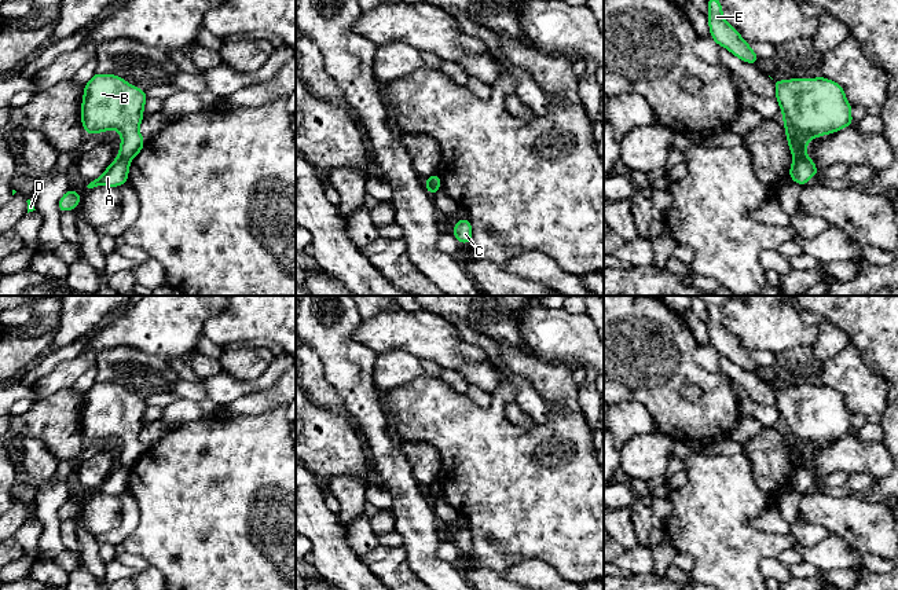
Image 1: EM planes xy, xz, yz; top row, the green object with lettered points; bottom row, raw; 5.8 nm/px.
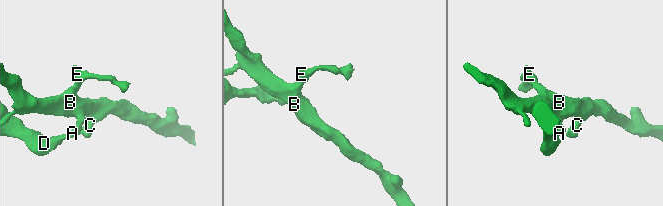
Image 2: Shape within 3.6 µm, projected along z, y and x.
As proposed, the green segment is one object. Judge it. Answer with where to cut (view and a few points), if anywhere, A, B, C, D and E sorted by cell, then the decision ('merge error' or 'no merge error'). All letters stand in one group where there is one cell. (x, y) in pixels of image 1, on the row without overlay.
cut xy (118, 462), (129, 471); groups A D / B C E; merge error

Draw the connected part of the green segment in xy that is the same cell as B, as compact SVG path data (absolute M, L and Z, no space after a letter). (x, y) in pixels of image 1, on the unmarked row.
M95 381L84 393L81 432L87 443L116 437L121 441L118 463L127 469L143 458L139 440L143 428L146 399L114 382Z

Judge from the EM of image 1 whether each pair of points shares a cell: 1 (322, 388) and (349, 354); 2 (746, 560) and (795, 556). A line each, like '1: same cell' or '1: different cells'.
1: different cells
2: different cells

